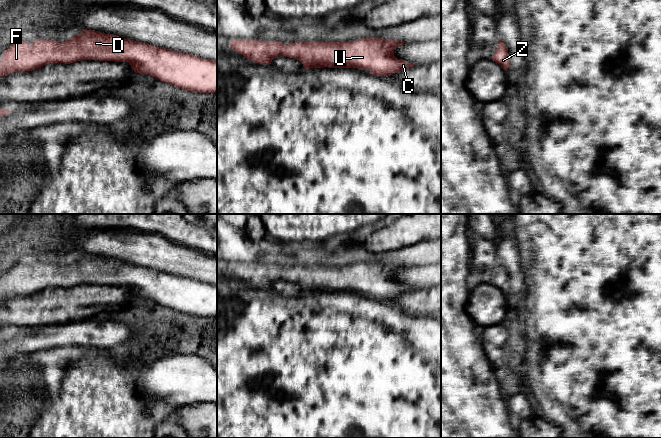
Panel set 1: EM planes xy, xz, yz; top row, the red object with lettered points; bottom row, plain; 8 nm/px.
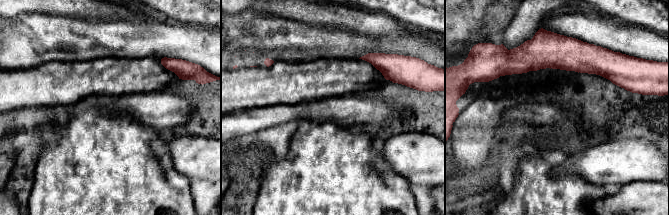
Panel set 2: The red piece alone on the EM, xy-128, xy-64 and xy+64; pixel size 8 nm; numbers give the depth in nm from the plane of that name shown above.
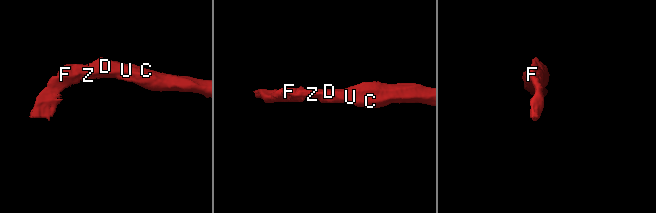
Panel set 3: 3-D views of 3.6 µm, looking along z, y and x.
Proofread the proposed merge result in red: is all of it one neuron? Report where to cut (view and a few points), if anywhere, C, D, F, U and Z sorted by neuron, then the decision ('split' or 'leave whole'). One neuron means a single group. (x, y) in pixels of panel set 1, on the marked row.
no cut | C D F U Z | leave whole

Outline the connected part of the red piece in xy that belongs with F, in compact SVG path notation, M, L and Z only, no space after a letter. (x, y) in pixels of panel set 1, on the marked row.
M88 29L64 43L43 39L35 39L32 44L14 42L2 55L0 77L32 71L48 63L81 60L127 62L134 72L154 76L183 90L217 93L217 60Z

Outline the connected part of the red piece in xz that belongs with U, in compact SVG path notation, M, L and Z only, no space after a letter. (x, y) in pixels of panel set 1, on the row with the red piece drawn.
M364 38L349 42L297 41L286 45L279 41L233 39L230 47L259 64L268 65L274 58L285 56L299 60L304 69L357 68L388 77L415 65L394 56L394 50L404 43L393 39Z

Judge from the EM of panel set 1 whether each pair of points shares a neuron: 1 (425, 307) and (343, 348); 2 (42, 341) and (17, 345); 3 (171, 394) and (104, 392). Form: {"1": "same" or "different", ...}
{"1": "different", "2": "same", "3": "different"}

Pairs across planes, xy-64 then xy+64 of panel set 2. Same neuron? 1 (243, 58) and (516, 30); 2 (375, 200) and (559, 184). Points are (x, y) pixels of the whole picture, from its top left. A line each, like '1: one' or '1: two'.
1: two
2: one

